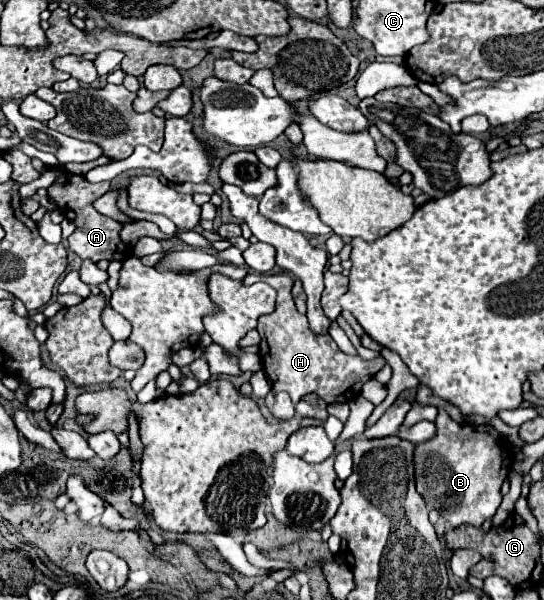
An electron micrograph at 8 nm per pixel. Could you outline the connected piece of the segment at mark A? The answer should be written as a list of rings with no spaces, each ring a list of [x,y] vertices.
[[[55,168],[55,170],[57,170],[57,182],[49,188],[49,196],[55,200],[55,206],[63,214],[67,214],[67,218],[71,218],[75,224],[75,232],[69,236],[69,250],[73,250],[79,258],[95,258],[95,262],[129,258],[133,254],[133,248],[129,244],[125,244],[119,236],[119,232],[123,228],[121,222],[107,218],[93,208],[93,202],[109,190],[109,182],[91,184],[91,182],[83,180],[83,176],[73,176],[63,168]]]

